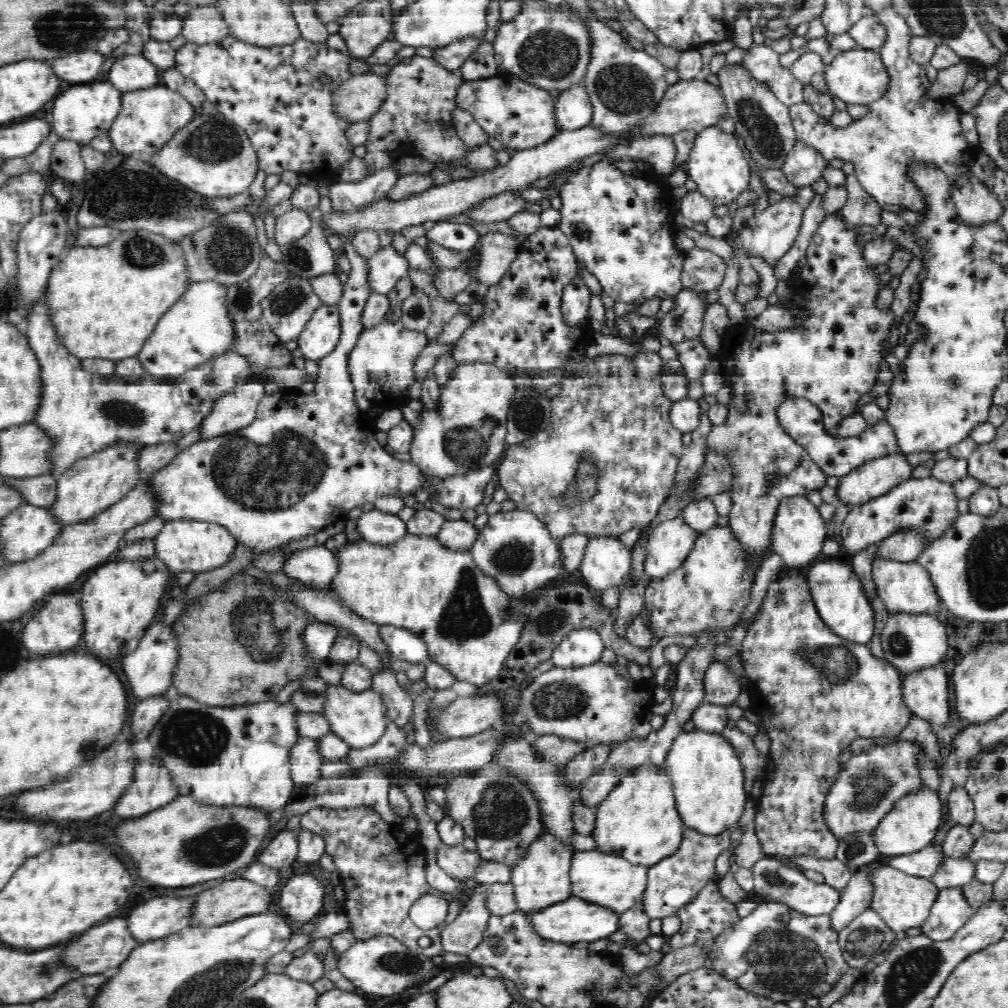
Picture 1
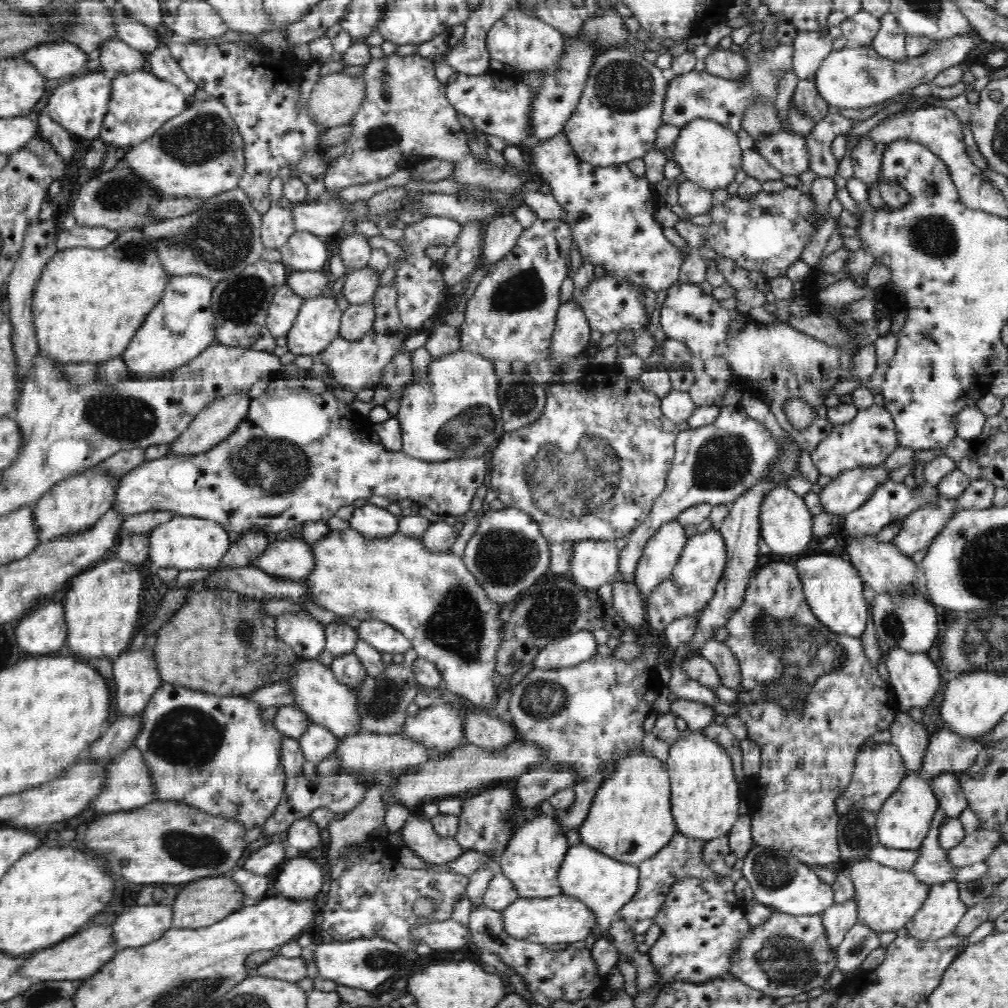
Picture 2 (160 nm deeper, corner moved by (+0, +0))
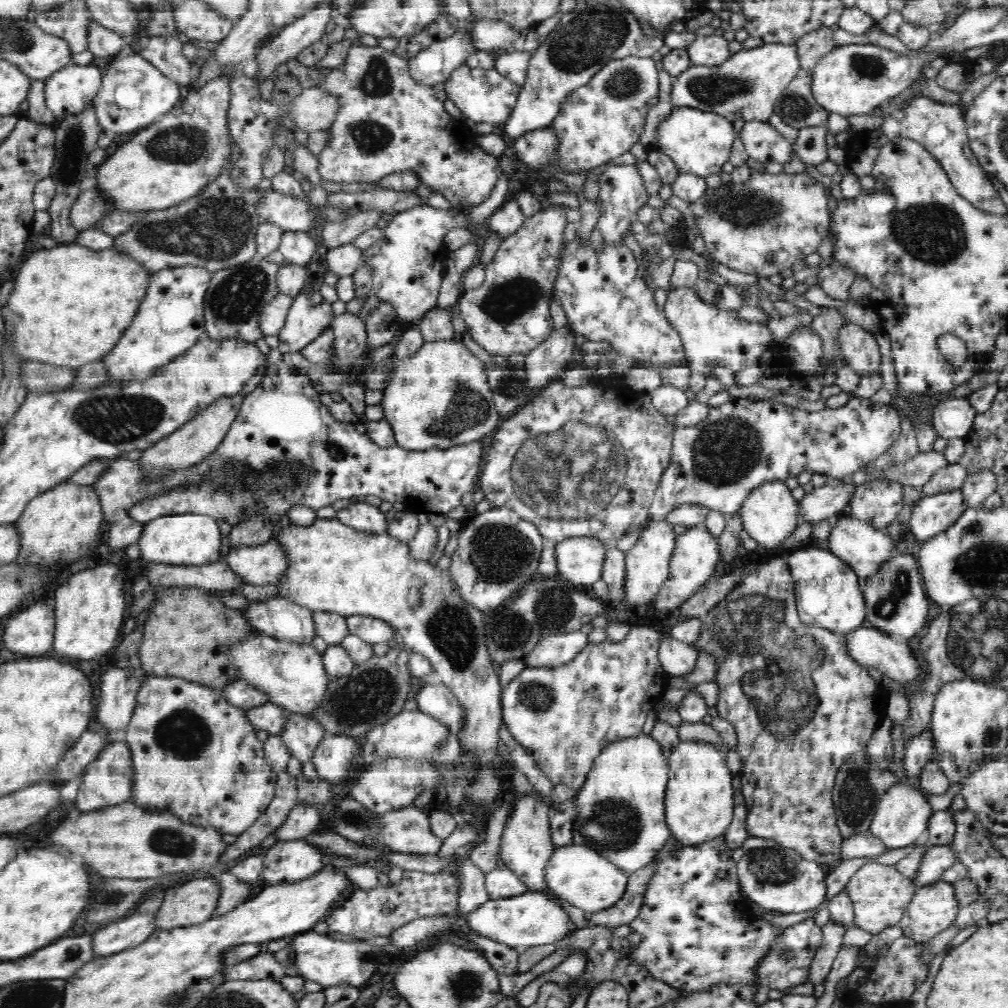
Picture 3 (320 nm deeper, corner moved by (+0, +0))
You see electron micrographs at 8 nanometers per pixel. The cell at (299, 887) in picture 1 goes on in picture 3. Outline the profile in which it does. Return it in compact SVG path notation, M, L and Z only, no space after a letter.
M306 840L277 841L264 855L264 872L261 874L260 880L264 879L270 885L296 884L316 876L324 869L322 853L315 845L308 843Z

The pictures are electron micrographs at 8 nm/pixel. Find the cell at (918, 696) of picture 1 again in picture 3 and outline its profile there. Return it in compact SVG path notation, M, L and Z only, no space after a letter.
M862 625L852 632L844 634L846 639L846 655L857 660L862 667L873 667L886 677L892 680L900 680L902 682L916 682L920 678L918 674L918 660L914 658L908 642L902 637L891 637L889 634L882 634L882 631L874 627L866 627Z

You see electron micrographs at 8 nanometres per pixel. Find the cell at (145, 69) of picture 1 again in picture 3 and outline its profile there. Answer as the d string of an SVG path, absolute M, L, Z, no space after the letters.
M94 19L88 23L88 50L94 57L100 56L108 60L117 58L117 54L124 48L124 41L117 32L104 28Z

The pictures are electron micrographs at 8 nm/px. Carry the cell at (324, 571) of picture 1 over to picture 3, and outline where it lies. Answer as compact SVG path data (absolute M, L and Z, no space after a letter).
M276 534L262 545L232 547L225 559L242 582L254 586L280 584L290 566Z

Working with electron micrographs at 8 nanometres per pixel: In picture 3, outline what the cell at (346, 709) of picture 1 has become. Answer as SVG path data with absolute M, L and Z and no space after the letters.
M258 632L256 636L240 642L231 649L234 663L246 684L268 697L268 703L287 709L290 713L311 716L319 704L331 680L326 675L323 659L311 644L298 644Z

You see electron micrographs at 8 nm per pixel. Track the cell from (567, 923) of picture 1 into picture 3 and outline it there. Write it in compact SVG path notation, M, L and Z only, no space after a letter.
M526 892L498 901L488 899L480 908L468 913L464 920L470 931L513 948L527 948L539 944L556 945L576 928L572 927L568 913L543 892Z

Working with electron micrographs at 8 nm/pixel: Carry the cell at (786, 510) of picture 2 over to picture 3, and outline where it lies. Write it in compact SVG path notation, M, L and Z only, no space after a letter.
M772 481L752 490L739 511L744 530L750 538L757 540L759 545L764 544L764 547L772 548L784 542L794 532L794 526L798 526L796 518L800 517L800 503L793 497L791 489L784 482Z

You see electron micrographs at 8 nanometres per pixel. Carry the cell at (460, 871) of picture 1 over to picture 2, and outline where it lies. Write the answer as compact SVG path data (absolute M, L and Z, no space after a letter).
M414 811L404 821L404 826L399 832L405 839L405 849L426 862L442 864L458 858L464 852L464 848L454 837L438 836L431 819L418 816Z

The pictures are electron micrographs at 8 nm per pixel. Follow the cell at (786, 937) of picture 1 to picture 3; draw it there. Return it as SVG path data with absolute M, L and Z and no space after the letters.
M813 918L803 919L802 922L781 930L780 934L771 940L770 947L763 954L763 958L755 964L753 971L755 982L781 991L808 982L810 968L822 942L823 929L814 923Z

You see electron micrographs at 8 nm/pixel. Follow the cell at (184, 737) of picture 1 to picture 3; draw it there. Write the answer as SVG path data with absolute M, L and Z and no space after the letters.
M146 675L140 690L138 690L138 698L136 698L136 706L133 712L134 714L131 716L130 723L125 731L126 743L132 751L133 788L134 794L138 794L138 798L134 798L134 804L137 804L138 807L162 811L170 810L174 814L180 815L184 821L189 821L198 826L217 827L221 834L239 835L244 833L249 826L252 826L265 813L270 801L277 796L277 775L275 772L272 772L272 767L264 758L263 742L256 737L257 729L254 728L253 724L250 724L247 711L234 706L228 699L222 697L218 690L210 689L194 682L188 682L182 678L158 678Z

